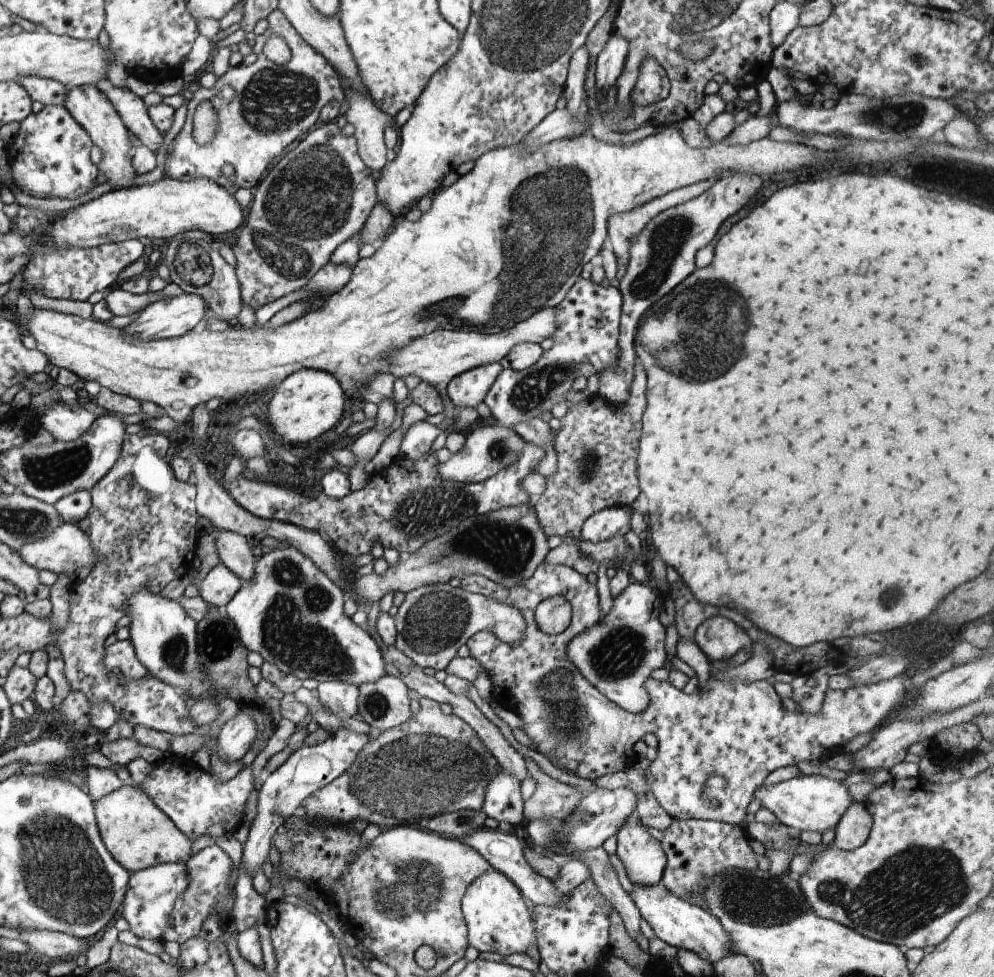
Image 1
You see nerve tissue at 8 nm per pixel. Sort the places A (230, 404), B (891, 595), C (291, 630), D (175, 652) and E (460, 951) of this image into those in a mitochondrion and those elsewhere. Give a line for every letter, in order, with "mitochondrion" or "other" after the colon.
A: other
B: mitochondrion
C: mitochondrion
D: mitochondrion
E: other

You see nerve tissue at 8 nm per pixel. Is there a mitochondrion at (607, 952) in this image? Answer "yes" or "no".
no

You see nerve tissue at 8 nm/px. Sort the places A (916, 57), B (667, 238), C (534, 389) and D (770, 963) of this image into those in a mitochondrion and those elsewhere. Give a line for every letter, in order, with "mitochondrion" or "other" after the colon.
A: mitochondrion
B: mitochondrion
C: mitochondrion
D: other

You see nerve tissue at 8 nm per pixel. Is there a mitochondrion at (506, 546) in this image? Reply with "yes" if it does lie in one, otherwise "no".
yes

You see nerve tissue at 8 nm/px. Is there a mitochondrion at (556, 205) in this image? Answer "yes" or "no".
yes

